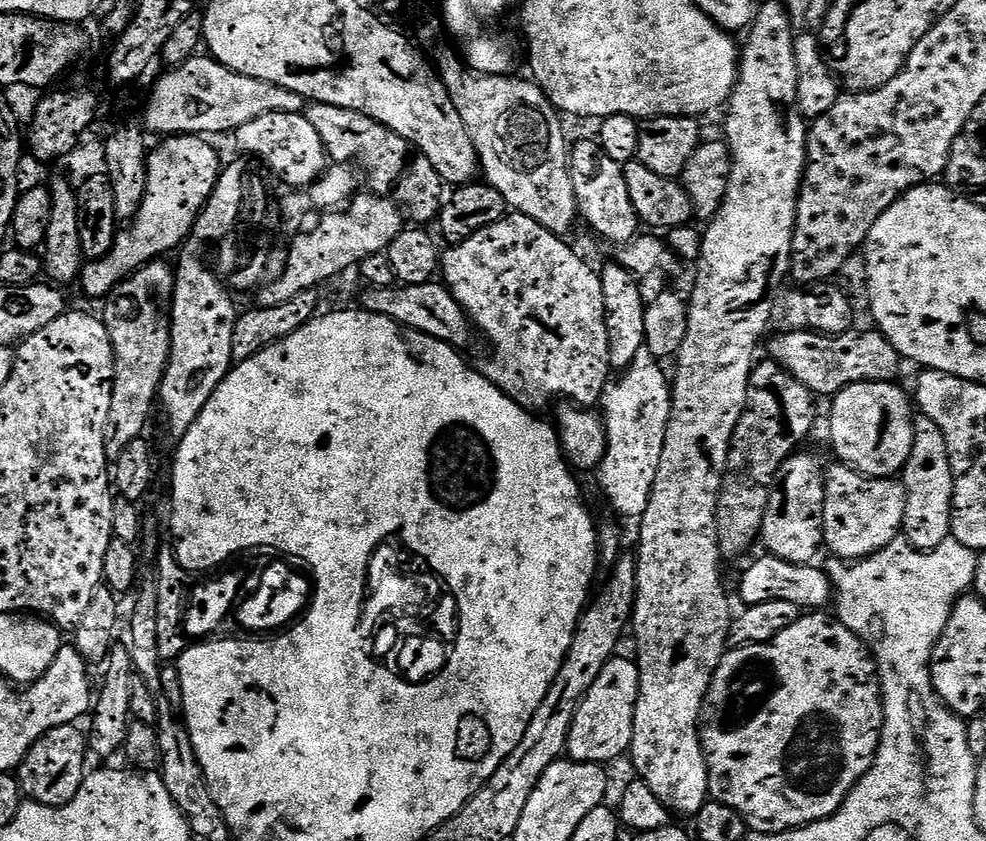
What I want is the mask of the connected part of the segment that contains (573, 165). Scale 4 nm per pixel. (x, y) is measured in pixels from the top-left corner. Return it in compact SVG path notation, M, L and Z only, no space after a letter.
M595 139L580 140L571 146L567 157L570 178L573 180L574 198L577 200L579 219L585 220L598 235L615 246L631 243L641 231L642 223L630 200L624 169L610 158L601 143Z

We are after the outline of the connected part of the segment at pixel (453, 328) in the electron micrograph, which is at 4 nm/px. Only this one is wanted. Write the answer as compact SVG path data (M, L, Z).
M431 282L422 285L393 286L390 288L365 289L358 298L359 304L365 311L388 316L405 329L421 332L435 340L444 341L453 349L464 350L472 340L473 327L470 318L457 300L452 296L447 285Z

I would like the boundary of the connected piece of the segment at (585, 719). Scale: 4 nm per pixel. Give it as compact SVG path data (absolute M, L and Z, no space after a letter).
M613 658L602 666L602 674L594 678L594 686L580 699L580 705L568 731L567 755L577 764L608 766L611 760L627 753L632 747L634 706L640 689L641 669L632 660Z

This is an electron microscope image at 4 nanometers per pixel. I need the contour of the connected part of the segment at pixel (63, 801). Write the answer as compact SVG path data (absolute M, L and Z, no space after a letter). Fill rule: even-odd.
M75 723L54 727L34 744L16 769L21 793L33 803L60 807L69 804L81 788L88 766L88 740Z

